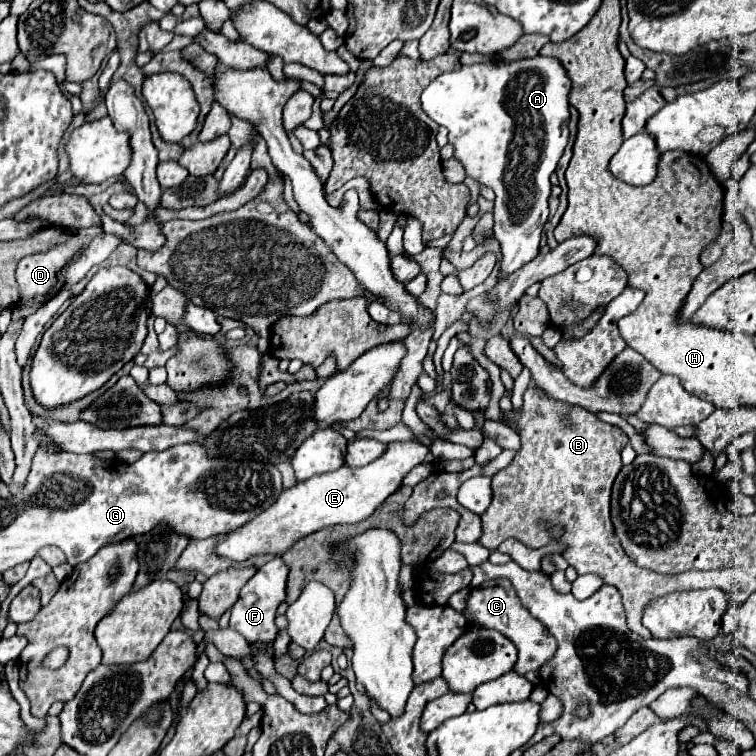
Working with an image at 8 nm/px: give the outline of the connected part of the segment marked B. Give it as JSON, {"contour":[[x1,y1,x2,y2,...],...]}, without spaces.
{"contour":[[529,385,523,393,521,413,507,413,507,419,517,423,523,447,515,453,509,467,493,475,493,501,481,515,479,545,495,551,505,539,517,539,533,549,543,547,551,543,553,537,549,537,541,521,549,525,561,523,565,533,557,541,567,545,565,559,569,565,575,567,579,575,597,573,605,583,617,587,627,611,627,625,641,637,651,637,651,633,641,627,643,609,651,599,677,589,715,587,711,571,689,571,673,577,659,575,637,567,621,549,609,517,611,485,621,467,621,449,629,443,619,427,603,423,583,407,543,395,535,385]]}

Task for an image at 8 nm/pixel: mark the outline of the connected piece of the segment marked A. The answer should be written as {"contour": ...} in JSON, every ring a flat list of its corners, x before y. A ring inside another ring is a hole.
{"contour":[[533,57,533,59,525,59,525,61,513,61,513,63,477,63,477,65,471,65,471,67,461,67,459,71,449,71,449,73,441,73,439,77,433,79,433,83,429,83,421,95,421,105,423,105,423,111,439,125,447,127,449,129,449,143,455,147,455,159,459,159,465,169,467,169,467,175,477,179,479,183,491,187,495,191,495,211,493,211,493,217,495,217,495,227,493,227,493,237,499,241,499,247,501,247,501,263,499,263,499,275,497,275,497,281,503,281,507,279,511,273,515,273,517,269,521,269,523,265,527,265,529,261,533,261,539,253,539,239,541,239,541,229,543,225,547,223,547,217,549,217,549,207,547,207,547,199,551,195,551,173,555,171,563,151,565,151,565,145,567,145,567,137,569,137,569,131,567,131,567,121,569,121,569,103,567,103,567,95,569,95,569,77,567,73,563,71,561,63,559,61,553,61,553,57]]}

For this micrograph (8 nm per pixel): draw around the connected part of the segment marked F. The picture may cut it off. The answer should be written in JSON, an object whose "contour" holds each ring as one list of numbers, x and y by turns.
{"contour":[[275,557,269,562,265,563,251,579,249,583,245,583,245,587,241,589,241,595,237,599,237,603,231,609,231,621,229,627,239,631,247,643,271,643,275,641,279,629,275,625,275,613,277,607,285,601,285,583,287,583,287,565]]}

